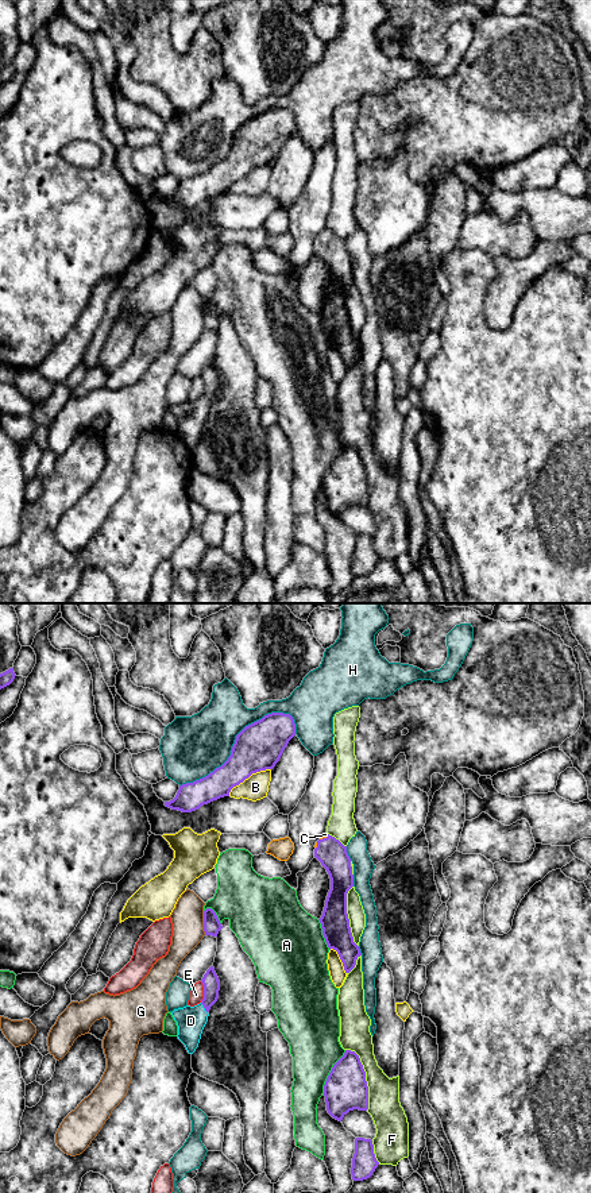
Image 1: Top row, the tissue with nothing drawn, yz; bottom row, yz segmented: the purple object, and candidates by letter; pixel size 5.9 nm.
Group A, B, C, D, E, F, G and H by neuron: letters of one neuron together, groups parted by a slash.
A / B / C D / E / F / G / H

